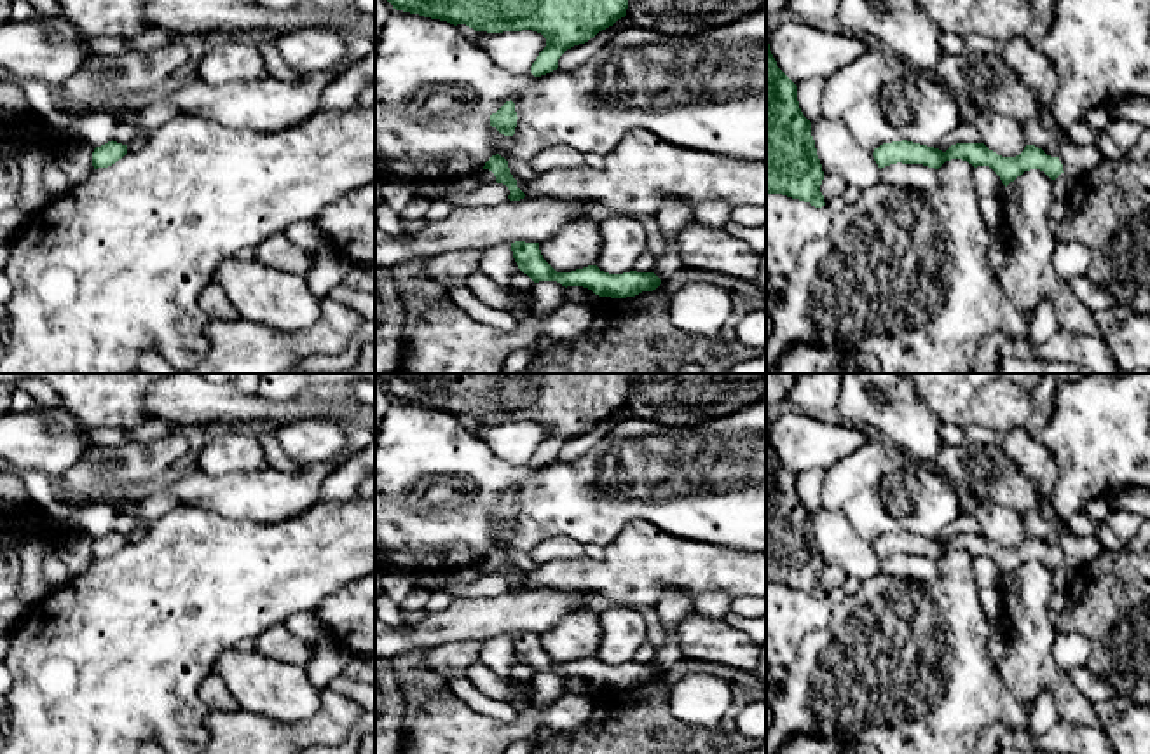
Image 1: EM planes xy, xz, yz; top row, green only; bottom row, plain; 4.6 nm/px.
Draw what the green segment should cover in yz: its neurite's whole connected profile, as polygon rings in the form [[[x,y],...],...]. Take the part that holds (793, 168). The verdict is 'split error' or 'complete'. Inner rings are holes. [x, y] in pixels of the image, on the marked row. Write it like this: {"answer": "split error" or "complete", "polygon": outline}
{"answer": "complete", "polygon": [[[766,31],[766,194],[782,194],[825,206],[820,185],[824,171],[811,136],[811,122],[803,115],[797,86],[777,66]]]}

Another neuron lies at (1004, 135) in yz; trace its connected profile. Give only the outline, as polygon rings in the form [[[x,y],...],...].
[[[991,108],[977,110],[975,127],[981,143],[1002,157],[1016,157],[1026,147],[1023,124]]]

